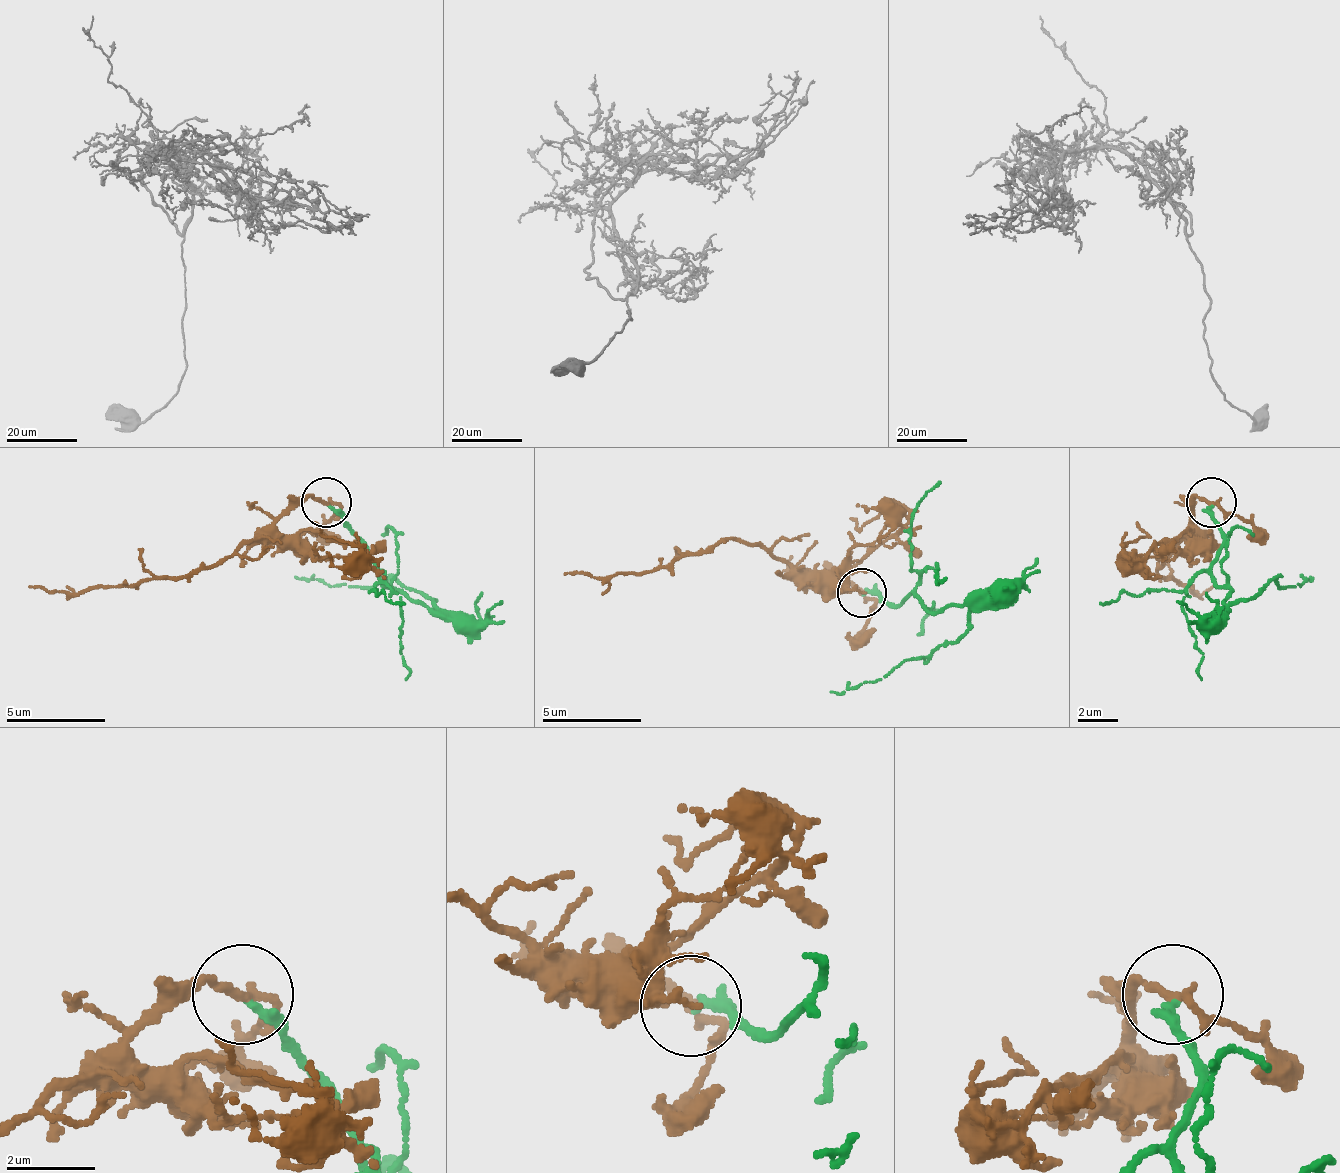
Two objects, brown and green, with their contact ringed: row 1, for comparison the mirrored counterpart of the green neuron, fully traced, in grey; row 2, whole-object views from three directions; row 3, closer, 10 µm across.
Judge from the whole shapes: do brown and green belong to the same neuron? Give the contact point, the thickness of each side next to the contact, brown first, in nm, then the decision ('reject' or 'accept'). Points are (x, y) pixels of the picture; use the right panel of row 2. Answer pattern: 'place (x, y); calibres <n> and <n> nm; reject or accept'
place (1211, 502); calibres 190 and 220 nm; reject

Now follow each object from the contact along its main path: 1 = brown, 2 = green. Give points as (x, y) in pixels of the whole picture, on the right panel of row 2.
1: (1210, 503), (1195, 503), (1160, 568), (1170, 578), (1195, 588)
2: (1210, 503), (1220, 543), (1215, 583), (1230, 592), (1225, 607), (1244, 602), (1274, 583), (1294, 588), (1309, 578)

